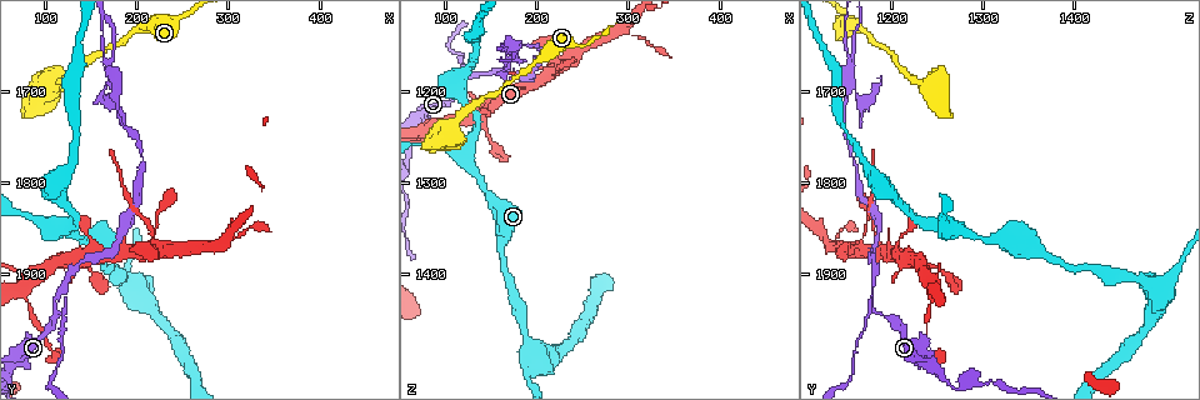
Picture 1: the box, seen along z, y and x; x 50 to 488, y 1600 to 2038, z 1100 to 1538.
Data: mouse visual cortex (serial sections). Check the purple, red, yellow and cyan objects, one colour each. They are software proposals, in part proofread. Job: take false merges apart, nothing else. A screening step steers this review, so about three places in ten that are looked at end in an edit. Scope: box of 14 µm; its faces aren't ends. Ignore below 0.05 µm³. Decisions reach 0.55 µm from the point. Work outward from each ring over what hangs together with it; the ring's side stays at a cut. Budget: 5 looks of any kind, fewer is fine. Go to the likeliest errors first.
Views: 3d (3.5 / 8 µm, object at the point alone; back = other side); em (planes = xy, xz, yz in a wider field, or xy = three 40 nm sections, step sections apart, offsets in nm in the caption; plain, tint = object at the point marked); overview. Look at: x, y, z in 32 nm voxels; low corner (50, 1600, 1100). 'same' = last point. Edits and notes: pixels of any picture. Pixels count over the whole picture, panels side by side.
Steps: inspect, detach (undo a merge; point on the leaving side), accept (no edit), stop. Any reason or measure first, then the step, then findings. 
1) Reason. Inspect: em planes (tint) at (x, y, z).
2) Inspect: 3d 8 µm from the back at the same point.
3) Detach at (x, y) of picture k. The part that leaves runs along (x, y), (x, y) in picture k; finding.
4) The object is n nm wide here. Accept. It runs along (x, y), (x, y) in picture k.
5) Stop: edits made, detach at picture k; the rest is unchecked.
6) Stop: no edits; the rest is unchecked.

Three-way junction. Inspect: 3d 3.5 µm at (115, 1925, 1180).

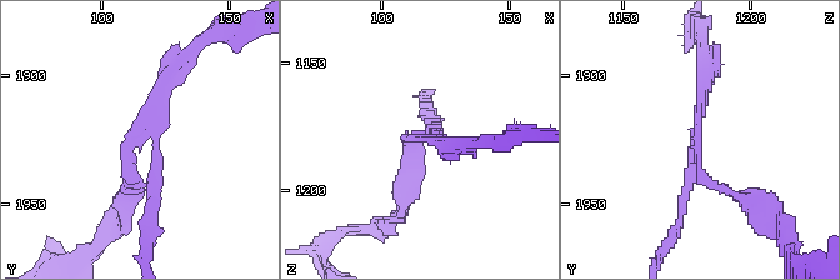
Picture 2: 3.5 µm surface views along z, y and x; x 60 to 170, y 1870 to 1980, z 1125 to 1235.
3 arms meet here; the arms are 150, 150, 150 nm wide. Inspect: em xy step 3 (tint) at (112, 1924, 1180).

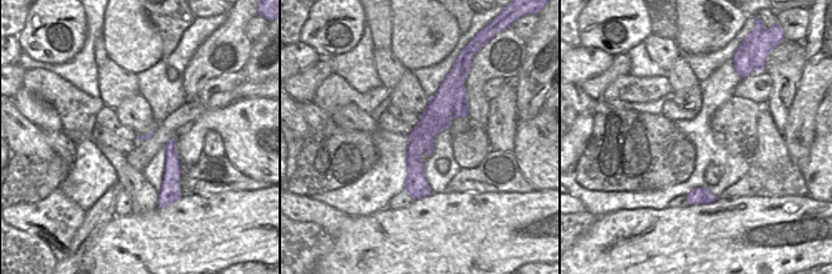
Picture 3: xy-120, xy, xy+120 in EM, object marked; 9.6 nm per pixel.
Detach at (689, 183) of picture 2. A border runs along (459, 88), (455, 95), (452, 116) in picture 3; a second cell is stuck on.

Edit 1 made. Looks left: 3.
Sharp bend. Inspect: 3d 3.5 µm at (105, 1695, 1240).

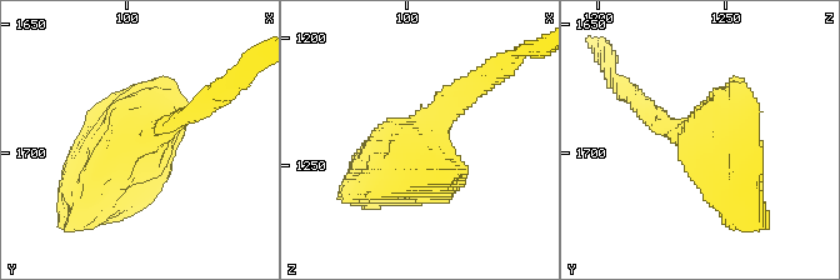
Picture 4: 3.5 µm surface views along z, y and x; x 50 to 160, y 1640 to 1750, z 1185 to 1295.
Inspect: em xy step 1 (tint) at (103, 1694, 1242).

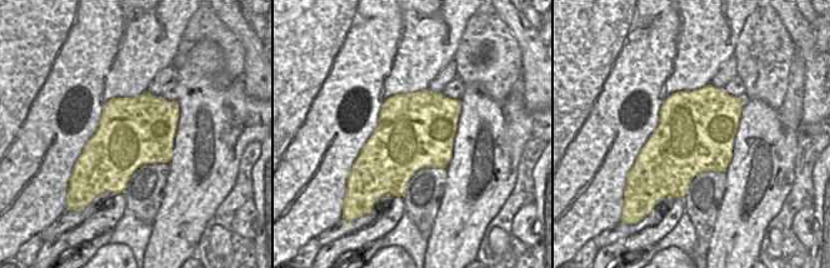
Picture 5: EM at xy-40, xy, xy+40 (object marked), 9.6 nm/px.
The object is 750 nm wide here. Accept. It runs along (178, 121), (131, 136), (74, 216) in picture 4; one cell here.

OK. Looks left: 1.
Stop: edits made, detach at picture 2; the rest is unchecked.

